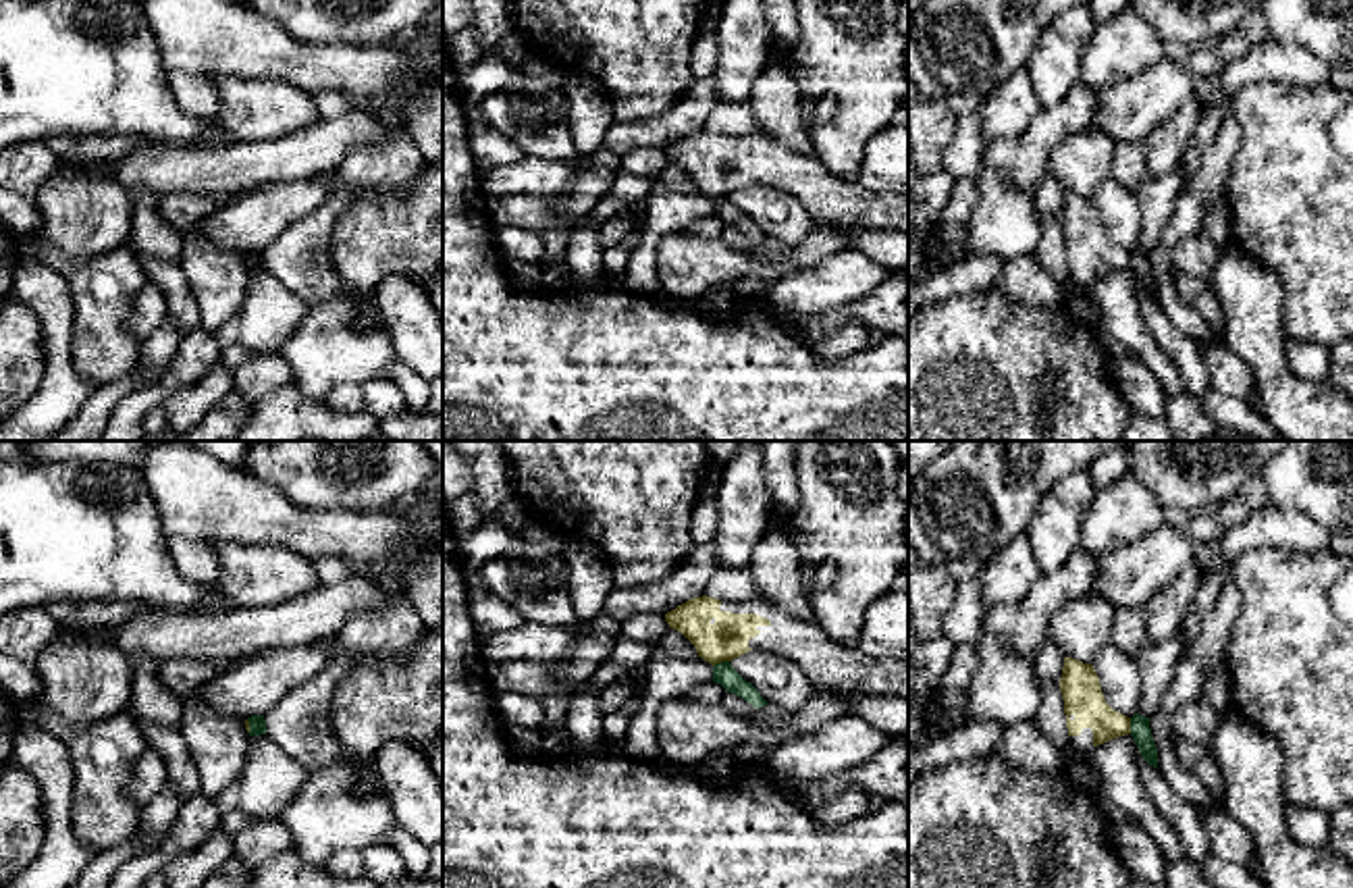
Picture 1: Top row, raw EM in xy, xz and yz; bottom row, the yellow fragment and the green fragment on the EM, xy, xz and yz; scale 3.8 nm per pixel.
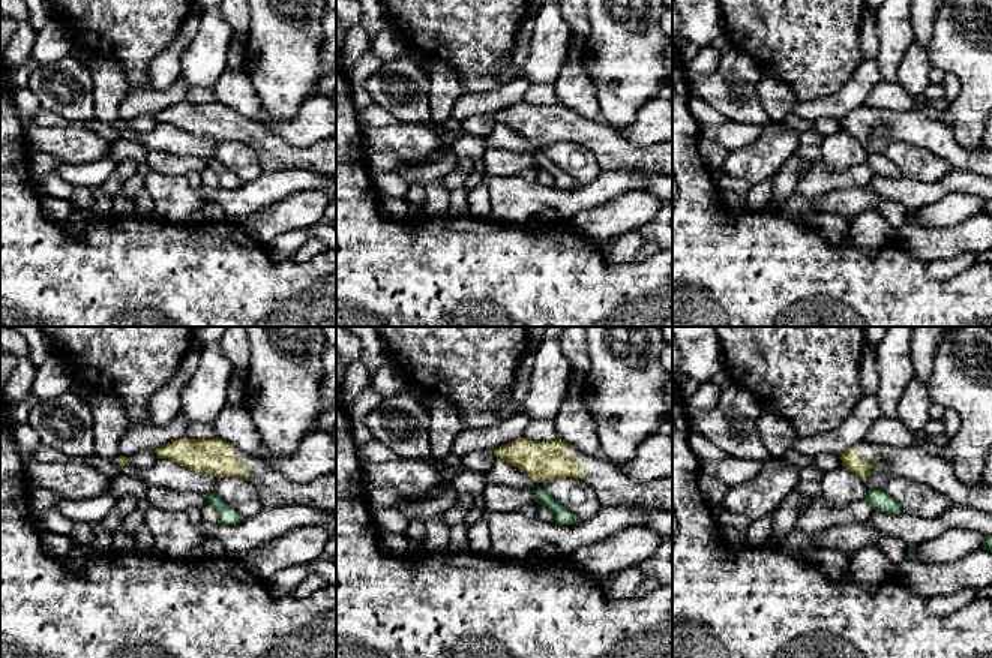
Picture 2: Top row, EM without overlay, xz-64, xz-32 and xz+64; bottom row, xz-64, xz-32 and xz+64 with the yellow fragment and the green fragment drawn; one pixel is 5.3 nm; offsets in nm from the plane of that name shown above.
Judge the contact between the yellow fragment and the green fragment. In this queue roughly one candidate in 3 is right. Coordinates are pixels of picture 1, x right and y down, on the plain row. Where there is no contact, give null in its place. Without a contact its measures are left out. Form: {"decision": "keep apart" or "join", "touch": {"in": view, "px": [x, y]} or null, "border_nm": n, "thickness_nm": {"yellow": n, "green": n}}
{"decision": "keep apart", "touch": {"in": "xz", "px": [720, 196]}, "border_nm": 70, "thickness_nm": {"yellow": 160, "green": 90}}

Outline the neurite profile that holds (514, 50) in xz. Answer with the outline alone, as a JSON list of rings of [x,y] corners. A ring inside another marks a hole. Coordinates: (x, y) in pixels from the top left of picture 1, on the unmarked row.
[[[518,27],[493,52],[511,71],[518,71],[528,58],[538,56]]]

